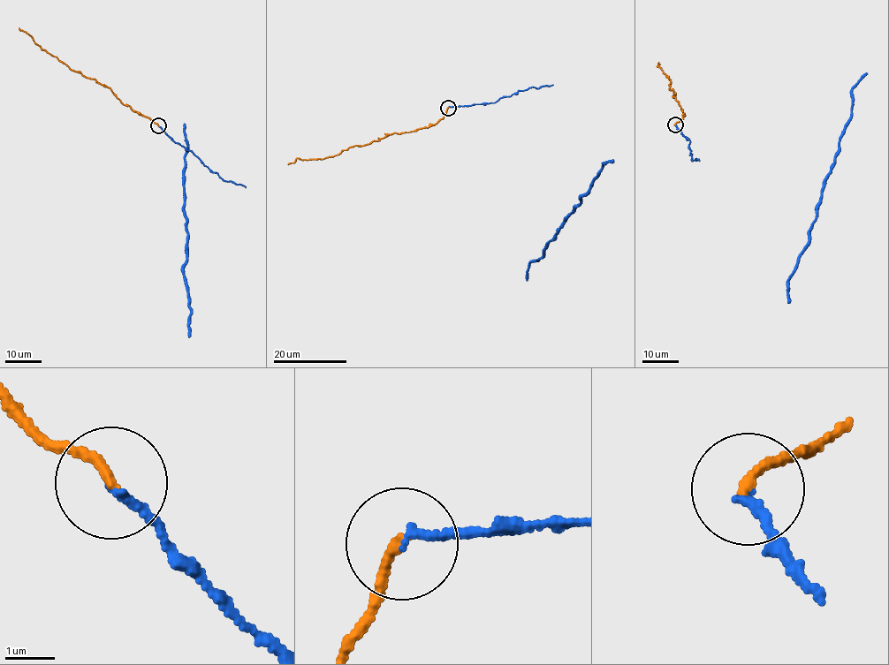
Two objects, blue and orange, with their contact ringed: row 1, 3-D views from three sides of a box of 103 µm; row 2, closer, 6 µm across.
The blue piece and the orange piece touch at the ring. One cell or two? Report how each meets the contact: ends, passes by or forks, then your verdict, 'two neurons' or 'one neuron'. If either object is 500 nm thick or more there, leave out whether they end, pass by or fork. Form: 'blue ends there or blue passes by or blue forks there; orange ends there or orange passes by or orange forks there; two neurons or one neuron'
blue ends there; orange ends there; one neuron

